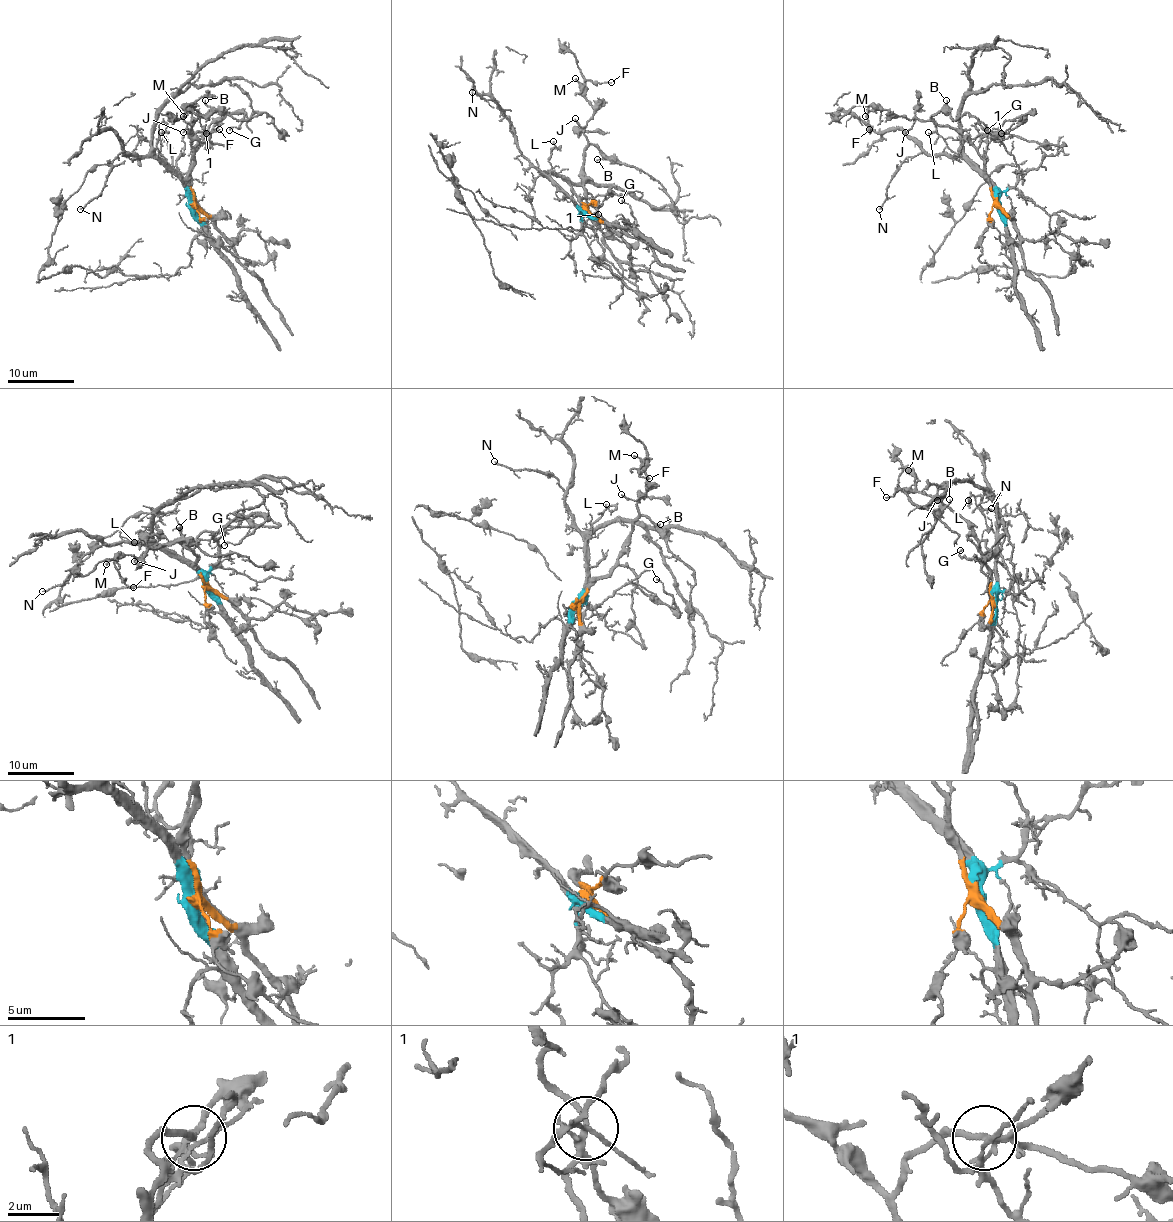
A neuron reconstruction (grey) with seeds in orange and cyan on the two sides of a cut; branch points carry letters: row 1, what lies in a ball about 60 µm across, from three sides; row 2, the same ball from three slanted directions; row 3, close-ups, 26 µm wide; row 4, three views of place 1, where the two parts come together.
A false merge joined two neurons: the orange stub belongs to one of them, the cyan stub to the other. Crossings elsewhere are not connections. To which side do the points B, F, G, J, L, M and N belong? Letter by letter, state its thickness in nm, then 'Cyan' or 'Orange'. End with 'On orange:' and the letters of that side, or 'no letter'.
B: Thickness 140 nm. Orange
F: Thickness 130 nm. Orange
G: Thickness 170 nm. Orange
J: Thickness 170 nm. Orange
L: Thickness 120 nm. Cyan
M: Thickness 140 nm. Orange
N: Thickness 160 nm. Cyan
On orange: B, F, G, J, M

